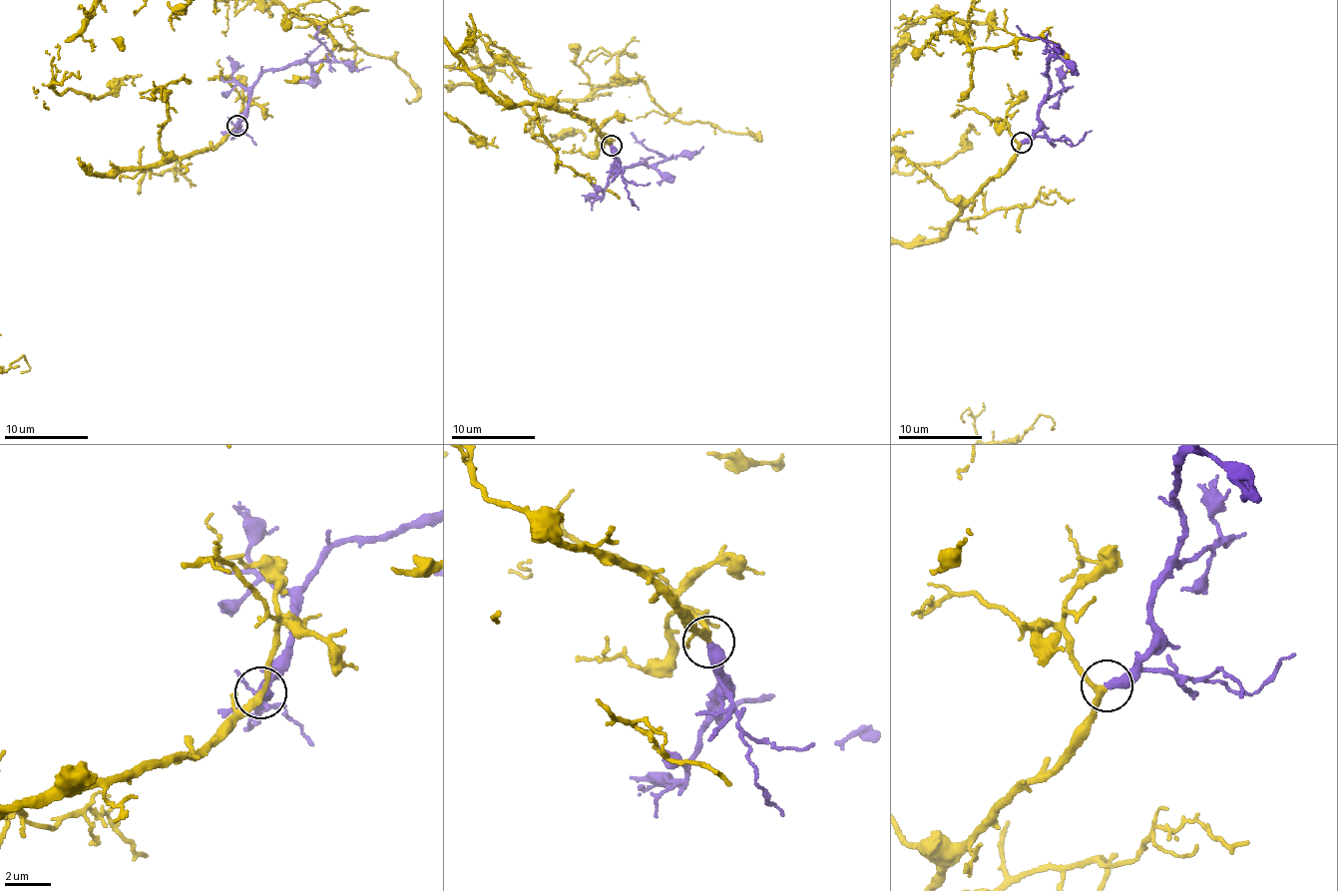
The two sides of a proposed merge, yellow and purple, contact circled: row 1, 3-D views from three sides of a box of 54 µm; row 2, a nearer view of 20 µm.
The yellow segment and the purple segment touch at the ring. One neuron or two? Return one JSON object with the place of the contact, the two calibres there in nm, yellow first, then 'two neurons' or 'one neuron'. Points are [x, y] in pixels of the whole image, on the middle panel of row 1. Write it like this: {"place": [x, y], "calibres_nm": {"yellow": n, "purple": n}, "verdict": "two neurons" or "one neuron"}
{"place": [611, 146], "calibres_nm": {"yellow": 240, "purple": 440}, "verdict": "one neuron"}

